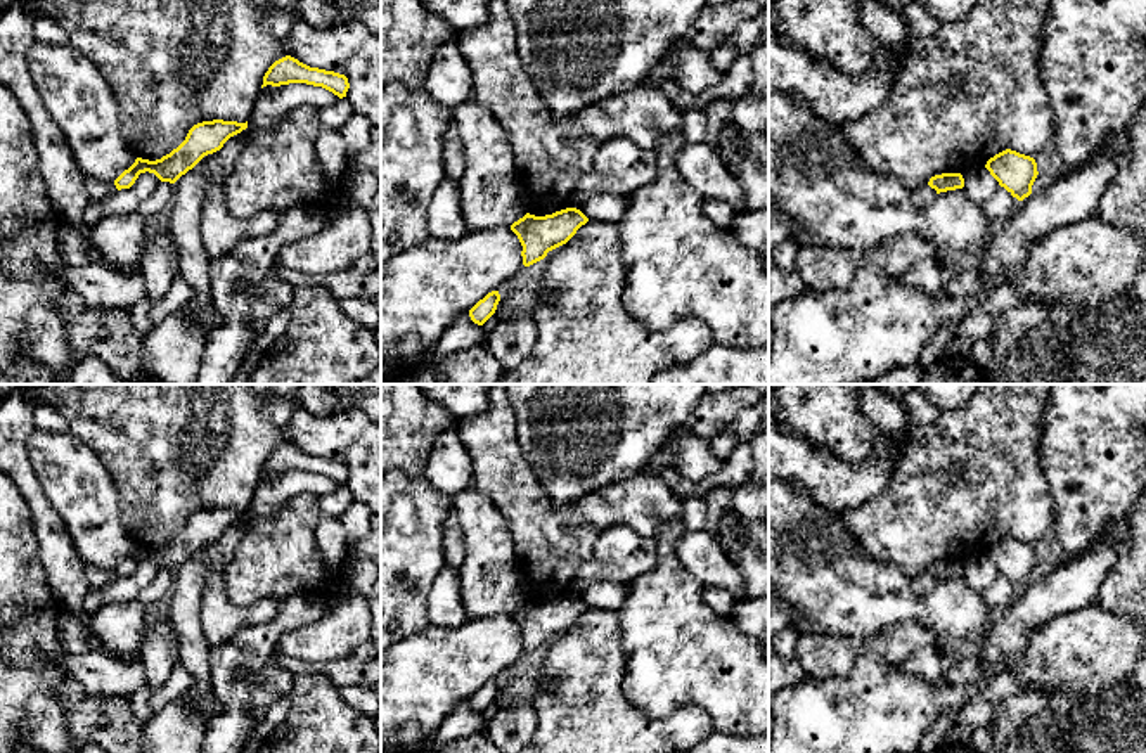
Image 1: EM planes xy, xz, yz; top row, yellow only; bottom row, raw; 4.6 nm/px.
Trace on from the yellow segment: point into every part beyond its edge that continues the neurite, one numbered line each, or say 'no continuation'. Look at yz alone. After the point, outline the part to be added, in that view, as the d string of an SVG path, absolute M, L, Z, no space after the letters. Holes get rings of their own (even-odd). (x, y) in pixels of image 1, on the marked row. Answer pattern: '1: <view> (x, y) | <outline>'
no continuation

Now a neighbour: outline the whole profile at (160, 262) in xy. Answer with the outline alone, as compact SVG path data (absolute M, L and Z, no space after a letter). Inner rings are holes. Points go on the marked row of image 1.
M168 230L147 241L142 251L140 272L149 301L163 299L175 277L180 275L177 248Z

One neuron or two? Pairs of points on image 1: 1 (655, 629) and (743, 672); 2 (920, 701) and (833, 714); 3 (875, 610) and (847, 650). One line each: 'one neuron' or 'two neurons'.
1: one neuron
2: one neuron
3: two neurons

